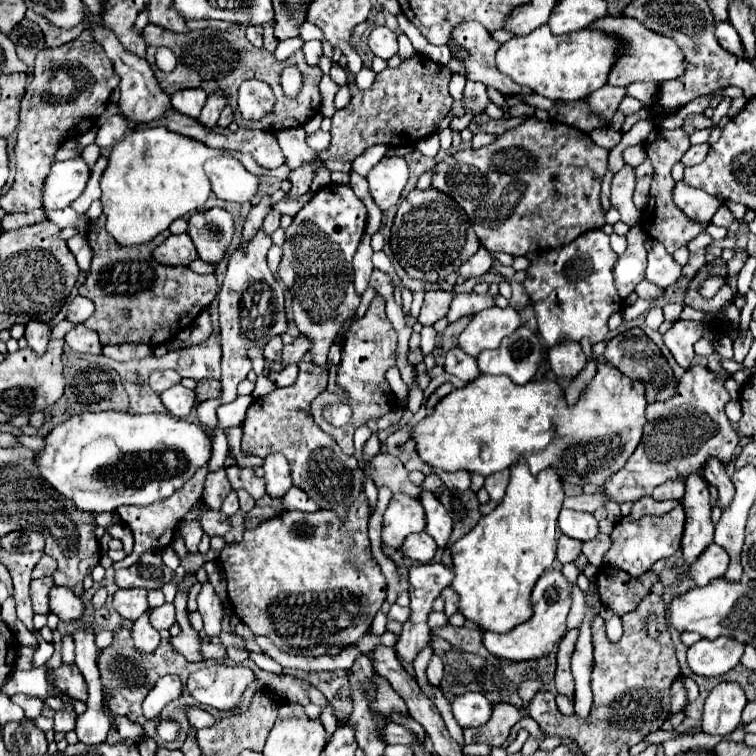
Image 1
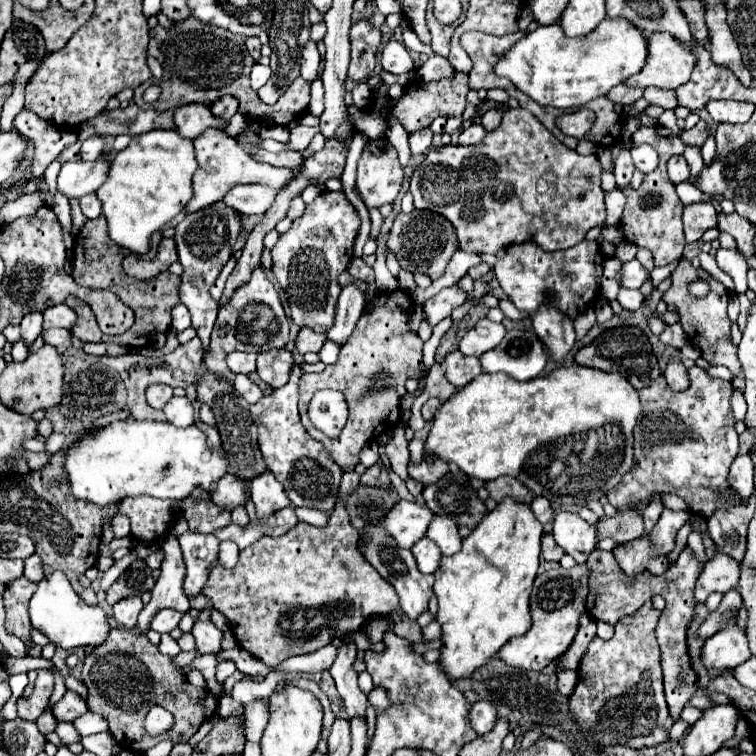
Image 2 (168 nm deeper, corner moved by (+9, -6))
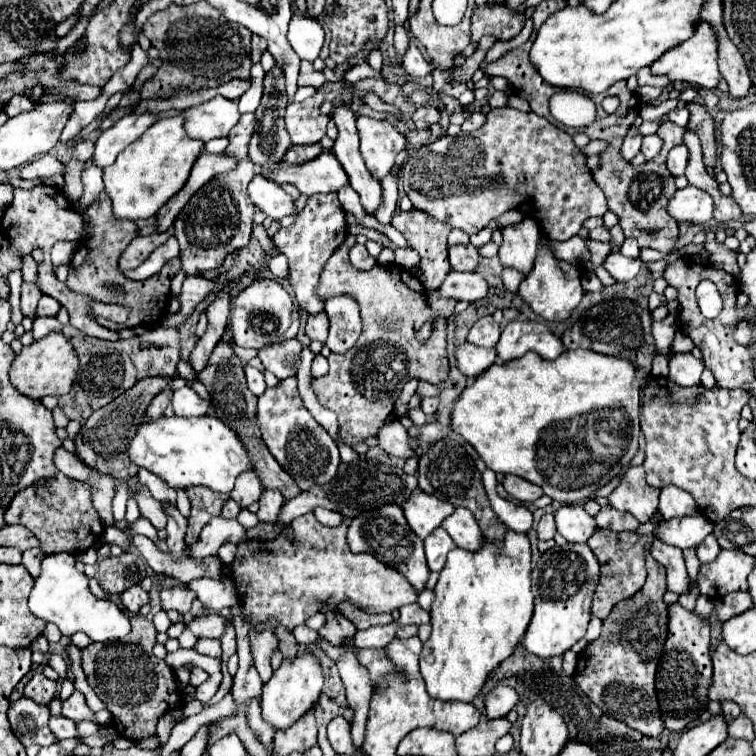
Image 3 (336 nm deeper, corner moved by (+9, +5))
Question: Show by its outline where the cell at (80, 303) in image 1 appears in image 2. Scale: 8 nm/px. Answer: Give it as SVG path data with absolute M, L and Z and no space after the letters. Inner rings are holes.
M55 305L55 307L47 307L43 311L43 329L51 329L51 327L63 327L63 329L71 329L75 323L77 315L75 311L71 311L67 305Z

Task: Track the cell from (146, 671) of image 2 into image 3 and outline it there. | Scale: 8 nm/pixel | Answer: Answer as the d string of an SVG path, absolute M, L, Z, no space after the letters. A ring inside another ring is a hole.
M133 616L131 632L123 640L93 642L81 650L81 666L89 686L113 714L113 728L117 734L129 740L145 740L155 736L157 720L167 710L175 710L185 704L173 668L153 656L155 636L157 632L151 620Z

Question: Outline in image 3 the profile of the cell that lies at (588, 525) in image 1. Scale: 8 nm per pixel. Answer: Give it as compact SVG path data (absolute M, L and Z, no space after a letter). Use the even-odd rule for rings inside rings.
M563 504L555 512L555 522L557 522L557 532L567 542L587 542L591 534L597 530L595 518L589 516L579 504Z

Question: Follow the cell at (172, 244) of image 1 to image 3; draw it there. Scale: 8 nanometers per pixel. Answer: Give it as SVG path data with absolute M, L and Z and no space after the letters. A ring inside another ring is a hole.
M159 232L159 234L151 234L151 236L137 236L121 254L119 258L119 266L123 270L135 270L139 268L149 254L159 248L161 244L165 244L171 238L171 232Z

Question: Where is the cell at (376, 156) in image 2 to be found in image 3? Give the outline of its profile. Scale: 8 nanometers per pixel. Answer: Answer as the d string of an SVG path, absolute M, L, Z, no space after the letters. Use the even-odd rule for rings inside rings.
M367 116L357 118L357 130L361 138L363 160L371 176L375 176L375 180L381 182L395 164L397 154L405 150L407 138L391 122Z

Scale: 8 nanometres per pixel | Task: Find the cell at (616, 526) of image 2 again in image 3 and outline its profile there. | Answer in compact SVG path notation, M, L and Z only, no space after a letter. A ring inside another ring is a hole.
M603 506L599 510L599 516L595 516L595 520L599 528L615 530L615 532L623 532L623 530L633 532L639 528L639 520L635 520L635 516L631 516L629 512L615 510L613 506Z

